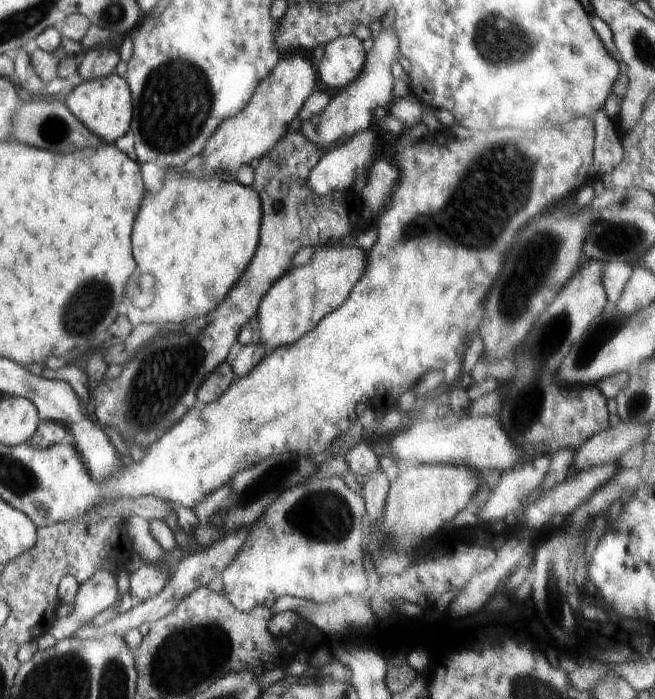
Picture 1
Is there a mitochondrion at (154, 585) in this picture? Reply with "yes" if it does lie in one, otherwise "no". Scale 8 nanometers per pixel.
no

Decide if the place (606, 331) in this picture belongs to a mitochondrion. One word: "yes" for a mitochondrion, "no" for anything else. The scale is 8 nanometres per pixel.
yes

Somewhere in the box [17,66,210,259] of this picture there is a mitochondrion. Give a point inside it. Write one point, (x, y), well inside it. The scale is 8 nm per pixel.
(54, 131)

